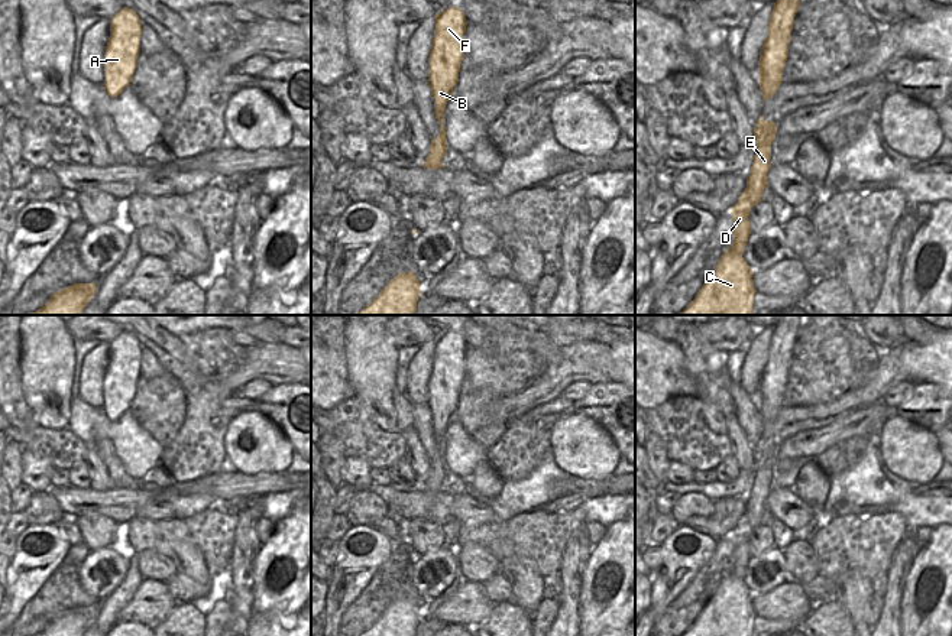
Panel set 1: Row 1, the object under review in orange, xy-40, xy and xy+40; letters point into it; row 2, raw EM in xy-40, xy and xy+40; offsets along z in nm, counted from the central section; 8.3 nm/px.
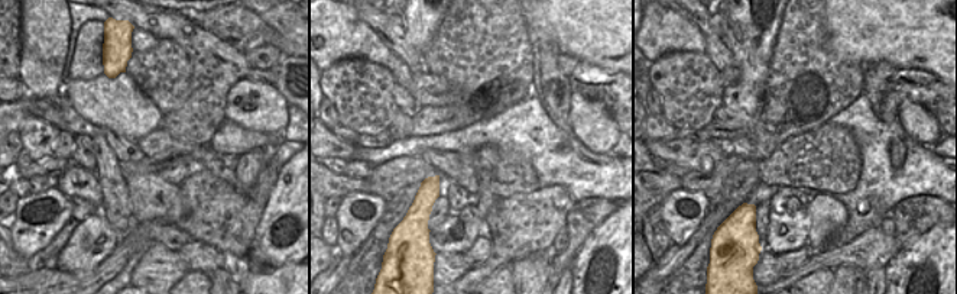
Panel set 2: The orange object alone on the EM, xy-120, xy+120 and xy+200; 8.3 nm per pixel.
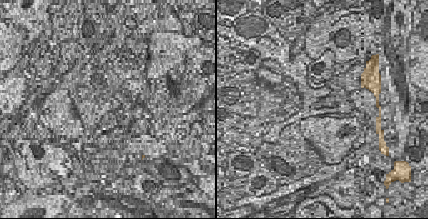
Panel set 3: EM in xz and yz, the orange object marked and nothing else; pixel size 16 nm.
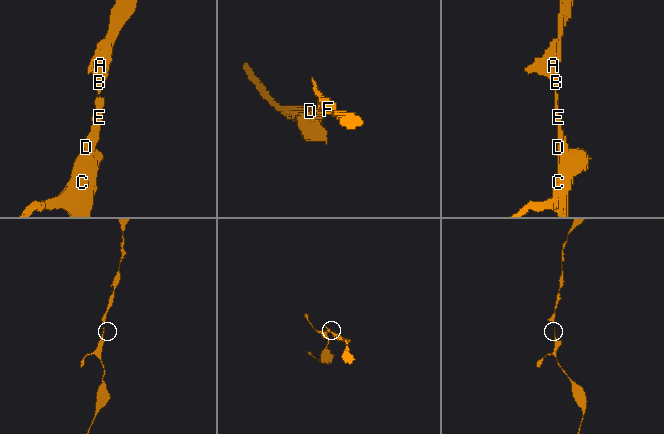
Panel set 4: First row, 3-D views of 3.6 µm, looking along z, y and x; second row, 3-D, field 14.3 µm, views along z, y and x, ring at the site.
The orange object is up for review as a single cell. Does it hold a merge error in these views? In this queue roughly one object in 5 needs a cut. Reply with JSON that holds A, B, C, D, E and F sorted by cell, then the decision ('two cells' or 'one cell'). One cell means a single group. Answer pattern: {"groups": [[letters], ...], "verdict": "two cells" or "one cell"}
{"groups": [["A", "B", "C", "D", "E", "F"]], "verdict": "one cell"}

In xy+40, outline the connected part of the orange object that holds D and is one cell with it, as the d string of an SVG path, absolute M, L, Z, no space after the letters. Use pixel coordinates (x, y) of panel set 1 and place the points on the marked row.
M762 120L754 127L755 155L747 176L747 188L731 208L735 225L732 244L721 256L715 270L689 306L679 315L754 315L754 272L744 260L744 249L749 237L749 211L761 202L771 168L771 143L775 137L775 123Z

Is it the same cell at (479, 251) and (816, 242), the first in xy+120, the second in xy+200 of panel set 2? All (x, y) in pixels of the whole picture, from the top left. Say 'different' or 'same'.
different

